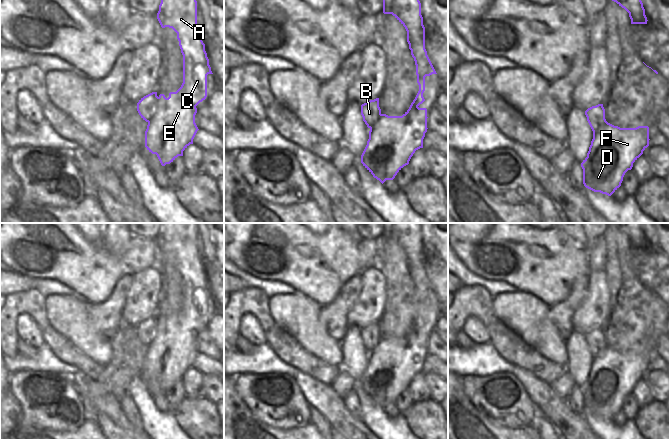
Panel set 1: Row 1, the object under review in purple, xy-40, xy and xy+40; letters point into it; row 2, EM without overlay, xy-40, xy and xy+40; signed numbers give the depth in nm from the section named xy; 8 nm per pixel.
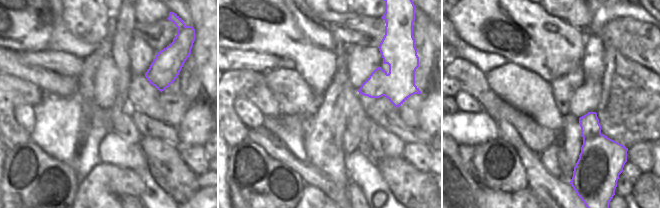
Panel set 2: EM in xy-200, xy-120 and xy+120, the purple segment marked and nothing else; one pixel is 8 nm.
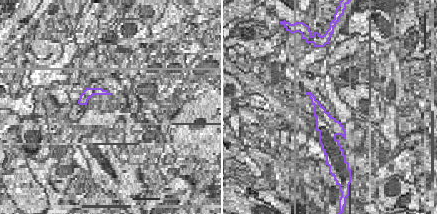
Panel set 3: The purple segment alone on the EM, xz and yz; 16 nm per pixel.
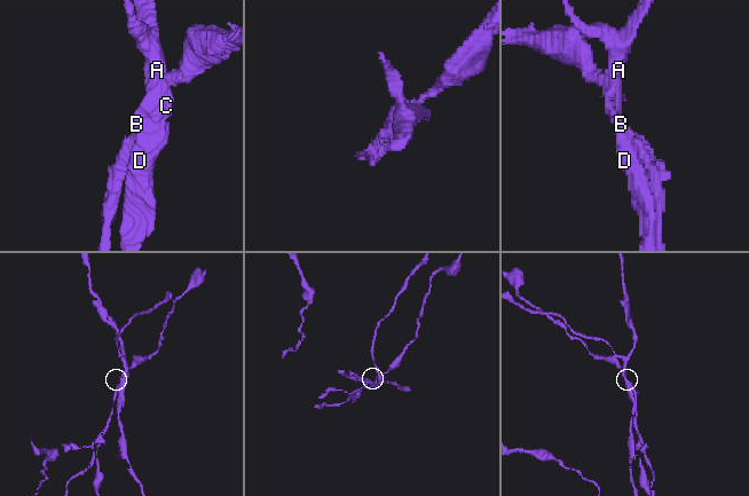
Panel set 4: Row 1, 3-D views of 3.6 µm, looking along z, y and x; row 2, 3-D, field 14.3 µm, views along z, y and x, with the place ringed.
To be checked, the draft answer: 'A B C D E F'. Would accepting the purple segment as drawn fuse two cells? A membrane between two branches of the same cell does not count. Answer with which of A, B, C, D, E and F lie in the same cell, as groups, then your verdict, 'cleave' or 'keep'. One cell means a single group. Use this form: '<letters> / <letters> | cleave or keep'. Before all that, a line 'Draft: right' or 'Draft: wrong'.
Draft: wrong
A C D E F / B | cleave

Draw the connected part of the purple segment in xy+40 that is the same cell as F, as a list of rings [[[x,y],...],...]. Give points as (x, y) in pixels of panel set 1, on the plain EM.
[[[607,346],[600,354],[593,356],[587,381],[581,387],[584,410],[611,420],[621,410],[625,397],[632,393],[633,387],[649,370],[649,364],[648,350],[620,352]]]

